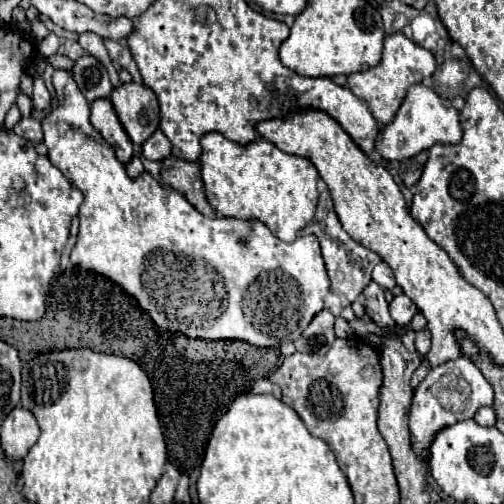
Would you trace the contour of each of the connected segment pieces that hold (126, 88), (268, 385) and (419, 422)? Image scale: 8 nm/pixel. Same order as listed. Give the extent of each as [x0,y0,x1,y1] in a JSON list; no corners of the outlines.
[[109,84,159,146],[251,378,281,398],[409,358,493,456]]

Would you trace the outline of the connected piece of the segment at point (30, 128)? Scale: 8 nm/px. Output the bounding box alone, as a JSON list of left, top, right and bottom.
[13,116,43,144]

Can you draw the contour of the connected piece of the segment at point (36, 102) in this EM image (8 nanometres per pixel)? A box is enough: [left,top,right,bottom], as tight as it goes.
[31,76,51,110]

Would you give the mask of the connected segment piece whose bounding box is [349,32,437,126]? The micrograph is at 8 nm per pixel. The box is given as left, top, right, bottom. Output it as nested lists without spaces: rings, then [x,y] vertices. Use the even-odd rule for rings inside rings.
[[[395,32],[395,34],[385,36],[383,56],[375,68],[349,74],[349,88],[353,94],[357,94],[359,98],[363,98],[369,104],[375,120],[385,126],[393,120],[395,112],[399,110],[399,106],[407,94],[407,88],[421,82],[423,78],[429,78],[435,72],[435,68],[437,68],[437,62],[429,50],[425,50],[423,46],[405,38],[401,32]]]

